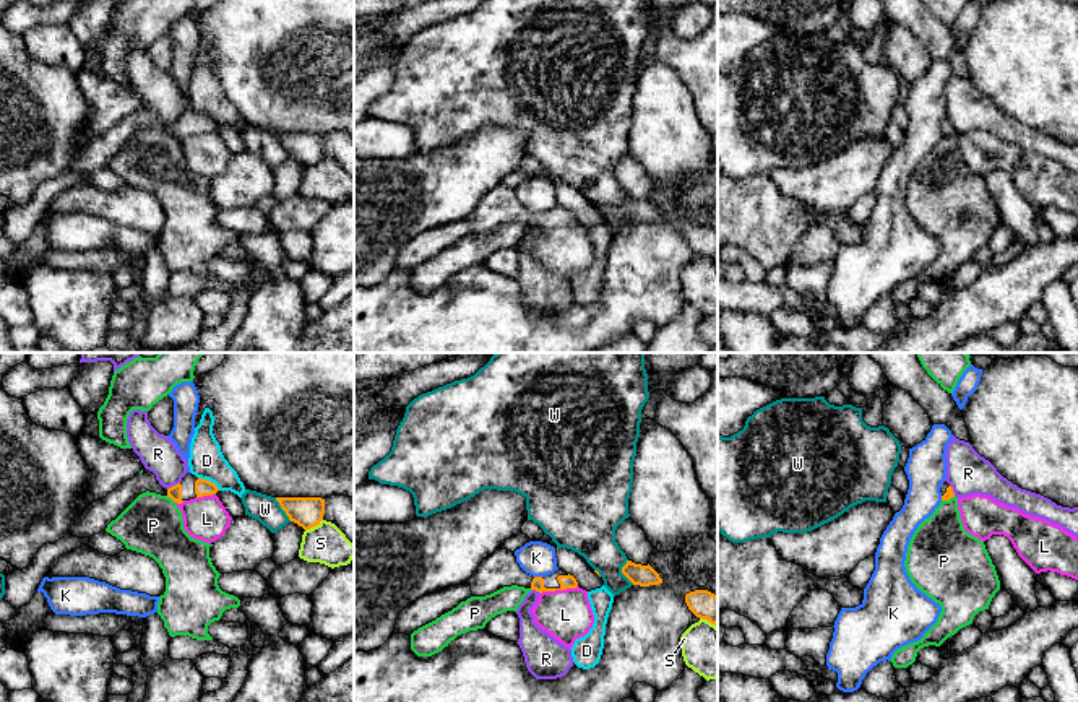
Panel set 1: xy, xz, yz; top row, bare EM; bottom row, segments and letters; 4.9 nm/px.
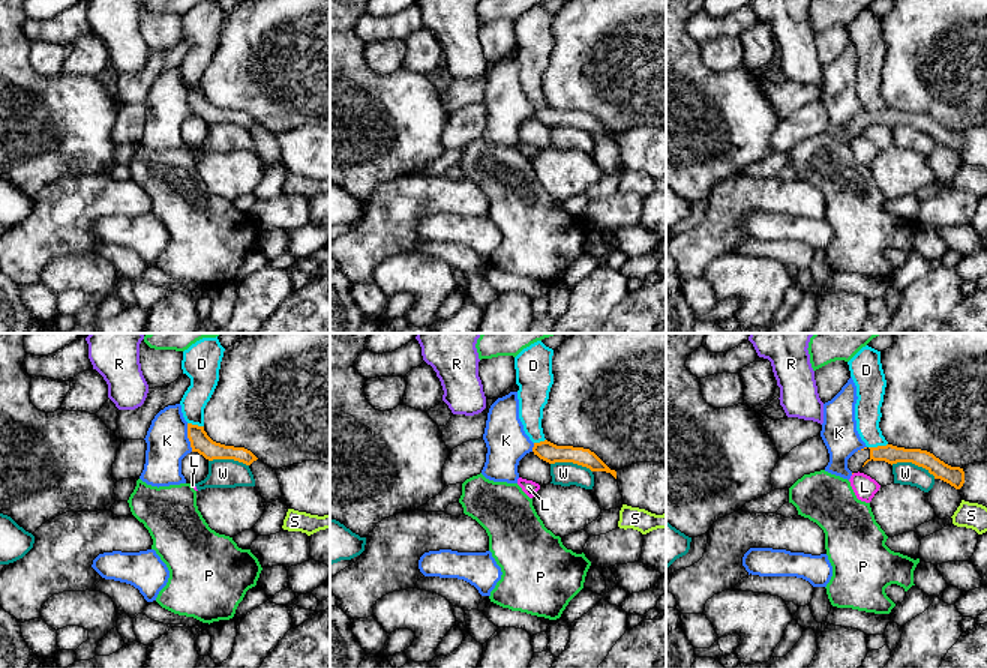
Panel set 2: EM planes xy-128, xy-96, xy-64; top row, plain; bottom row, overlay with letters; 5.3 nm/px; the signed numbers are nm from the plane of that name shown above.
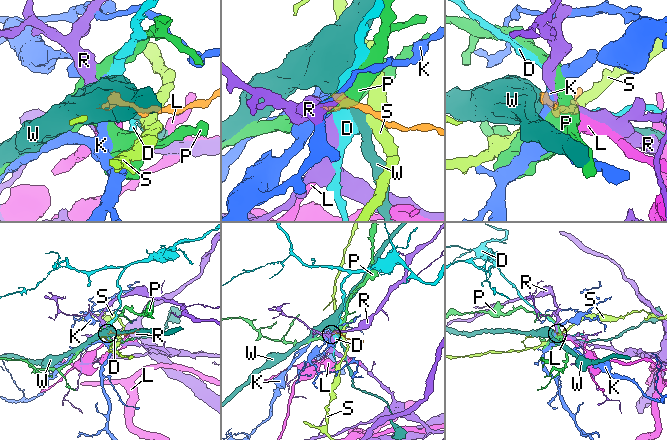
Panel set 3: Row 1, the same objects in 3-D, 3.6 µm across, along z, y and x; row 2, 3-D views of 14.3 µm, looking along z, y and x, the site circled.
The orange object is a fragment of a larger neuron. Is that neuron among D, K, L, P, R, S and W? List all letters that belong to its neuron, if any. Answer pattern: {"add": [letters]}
{"add": []}

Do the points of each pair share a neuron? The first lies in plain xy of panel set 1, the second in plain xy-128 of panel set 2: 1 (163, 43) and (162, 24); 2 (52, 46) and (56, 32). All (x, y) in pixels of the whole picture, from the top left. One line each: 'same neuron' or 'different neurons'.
1: same neuron
2: different neurons

